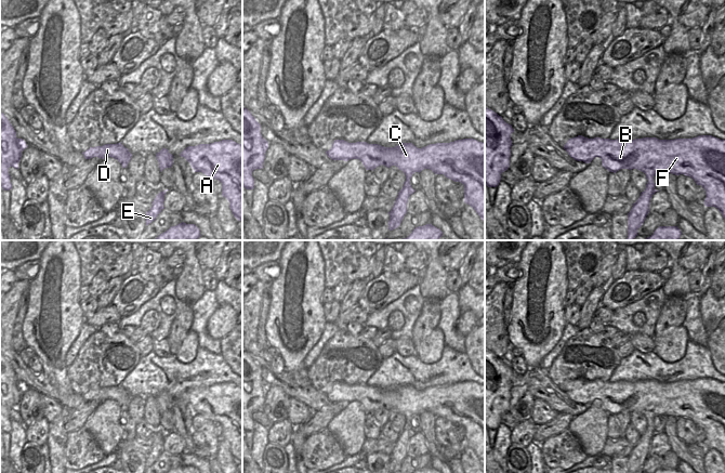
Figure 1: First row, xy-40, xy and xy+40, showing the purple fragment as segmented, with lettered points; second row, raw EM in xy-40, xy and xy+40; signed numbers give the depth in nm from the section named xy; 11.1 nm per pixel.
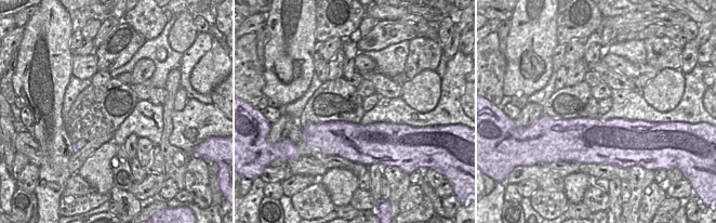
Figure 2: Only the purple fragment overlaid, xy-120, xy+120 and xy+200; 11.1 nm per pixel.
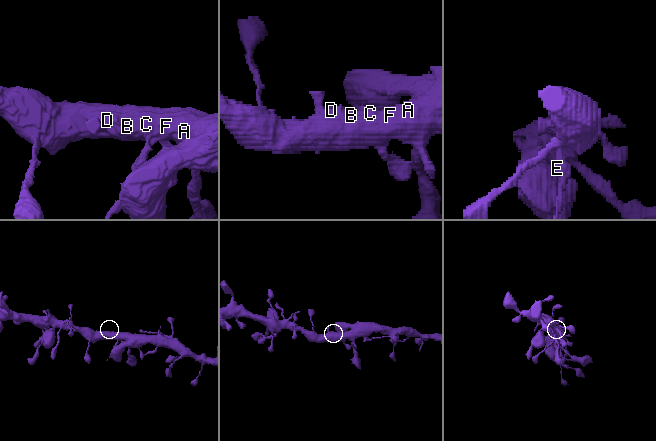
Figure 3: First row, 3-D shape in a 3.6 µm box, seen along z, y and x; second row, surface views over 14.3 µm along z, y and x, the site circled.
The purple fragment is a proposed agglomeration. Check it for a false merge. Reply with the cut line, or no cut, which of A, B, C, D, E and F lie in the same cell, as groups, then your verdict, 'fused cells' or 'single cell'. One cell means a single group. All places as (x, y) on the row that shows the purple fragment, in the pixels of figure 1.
no cut | A B C D E F | single cell

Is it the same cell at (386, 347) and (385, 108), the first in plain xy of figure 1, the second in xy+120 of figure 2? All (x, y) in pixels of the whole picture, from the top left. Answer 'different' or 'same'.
different

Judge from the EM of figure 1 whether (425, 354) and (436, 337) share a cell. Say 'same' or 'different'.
same

